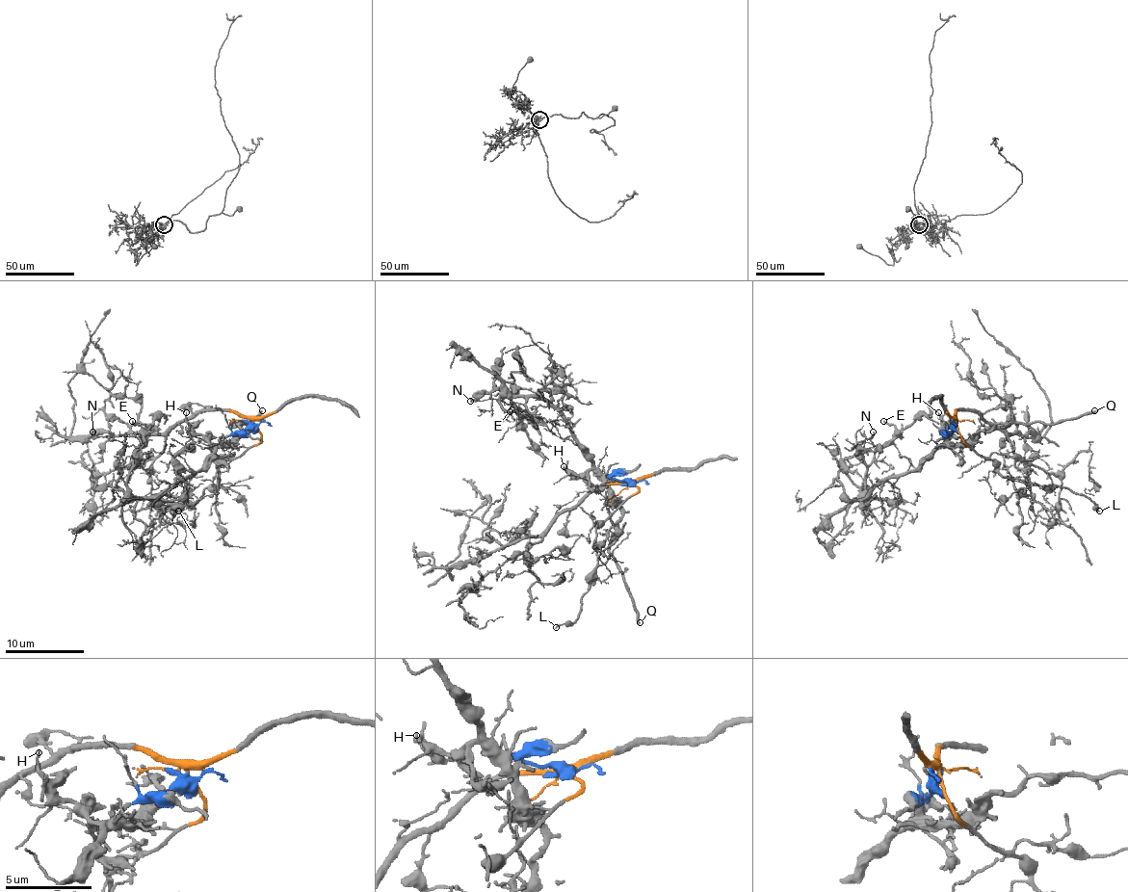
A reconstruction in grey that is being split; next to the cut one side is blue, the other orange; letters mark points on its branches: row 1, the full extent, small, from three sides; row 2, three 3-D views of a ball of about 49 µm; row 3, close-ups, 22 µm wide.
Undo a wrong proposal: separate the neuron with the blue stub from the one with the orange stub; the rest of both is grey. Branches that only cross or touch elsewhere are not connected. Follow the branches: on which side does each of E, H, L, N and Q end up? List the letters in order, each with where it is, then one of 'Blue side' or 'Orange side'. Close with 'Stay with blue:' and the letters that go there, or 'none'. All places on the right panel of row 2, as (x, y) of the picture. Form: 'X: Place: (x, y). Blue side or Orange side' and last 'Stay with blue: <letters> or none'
E: Place: (883, 421). Blue side
H: Place: (938, 412). Blue side
L: Place: (1099, 511). Orange side
N: Place: (873, 432). Blue side
Q: Place: (1094, 410). Blue side
Stay with blue: E, H, N, Q

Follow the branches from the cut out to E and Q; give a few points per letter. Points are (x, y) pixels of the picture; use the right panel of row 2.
E: (956, 424), (916, 467), (895, 475), (869, 497), (865, 485), (873, 454), (893, 437), (895, 426), (883, 420)
Q: (956, 424), (948, 437), (950, 442), (969, 444), (995, 424), (1058, 424), (1095, 410)

